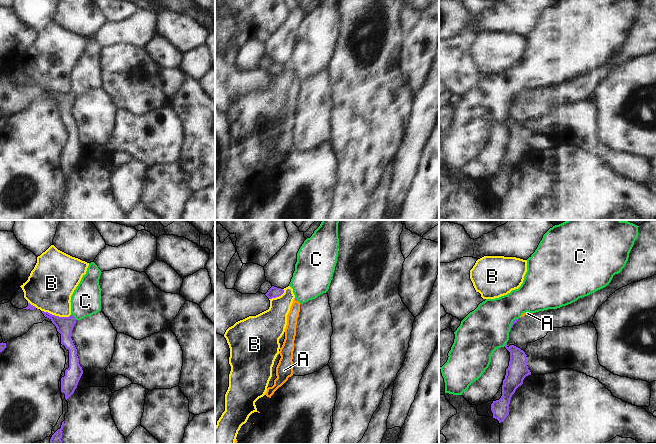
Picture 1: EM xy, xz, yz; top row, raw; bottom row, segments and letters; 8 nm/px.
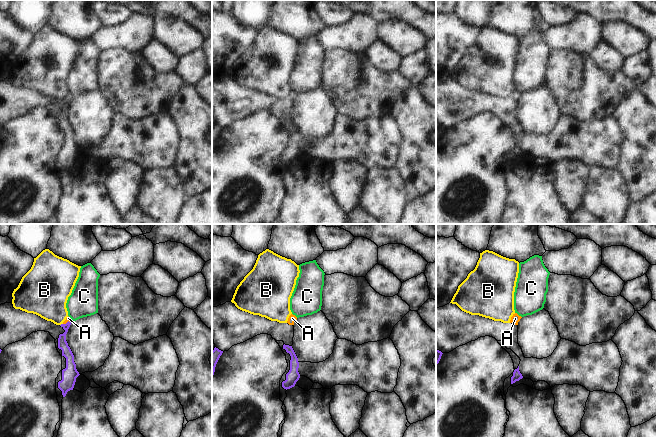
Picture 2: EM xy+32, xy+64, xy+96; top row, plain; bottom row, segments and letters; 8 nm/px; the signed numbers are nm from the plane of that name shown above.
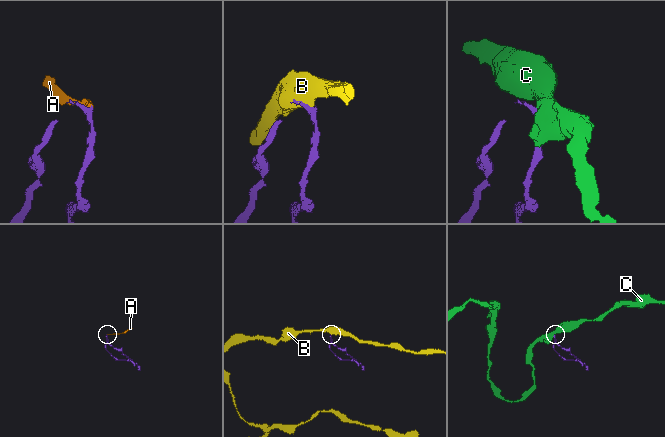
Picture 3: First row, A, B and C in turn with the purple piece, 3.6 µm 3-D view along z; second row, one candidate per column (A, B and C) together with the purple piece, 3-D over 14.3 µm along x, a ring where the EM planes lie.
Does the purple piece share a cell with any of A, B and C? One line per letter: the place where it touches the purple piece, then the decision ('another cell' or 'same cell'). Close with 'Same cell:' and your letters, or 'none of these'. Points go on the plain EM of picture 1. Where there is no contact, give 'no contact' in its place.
A: xz (295, 75) | same cell
B: xy (56, 92) | another cell
C: xy (74, 93) | another cell
Same cell: A

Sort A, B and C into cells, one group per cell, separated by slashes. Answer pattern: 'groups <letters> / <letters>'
groups A / B / C

